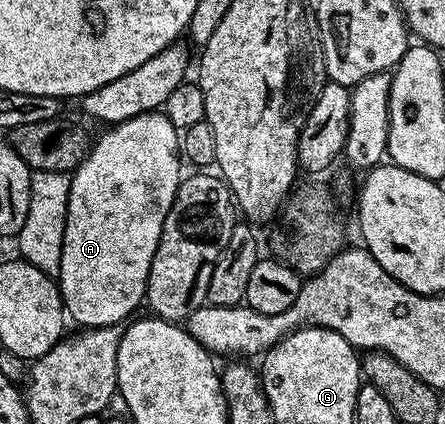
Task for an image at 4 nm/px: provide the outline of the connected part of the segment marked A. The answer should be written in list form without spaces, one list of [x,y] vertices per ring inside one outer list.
[[[149,112],[139,114],[125,122],[117,122],[109,125],[108,130],[100,139],[91,143],[88,157],[84,162],[71,171],[70,200],[66,208],[66,232],[62,240],[62,264],[58,275],[60,295],[64,298],[64,308],[69,319],[77,322],[80,328],[95,328],[98,326],[120,326],[123,318],[131,319],[139,306],[145,301],[148,292],[148,277],[150,276],[150,264],[154,260],[154,252],[158,248],[158,240],[162,236],[162,224],[166,224],[166,216],[176,199],[176,193],[182,181],[180,166],[182,167],[182,155],[180,153],[180,134],[170,124],[170,120],[163,112]]]

